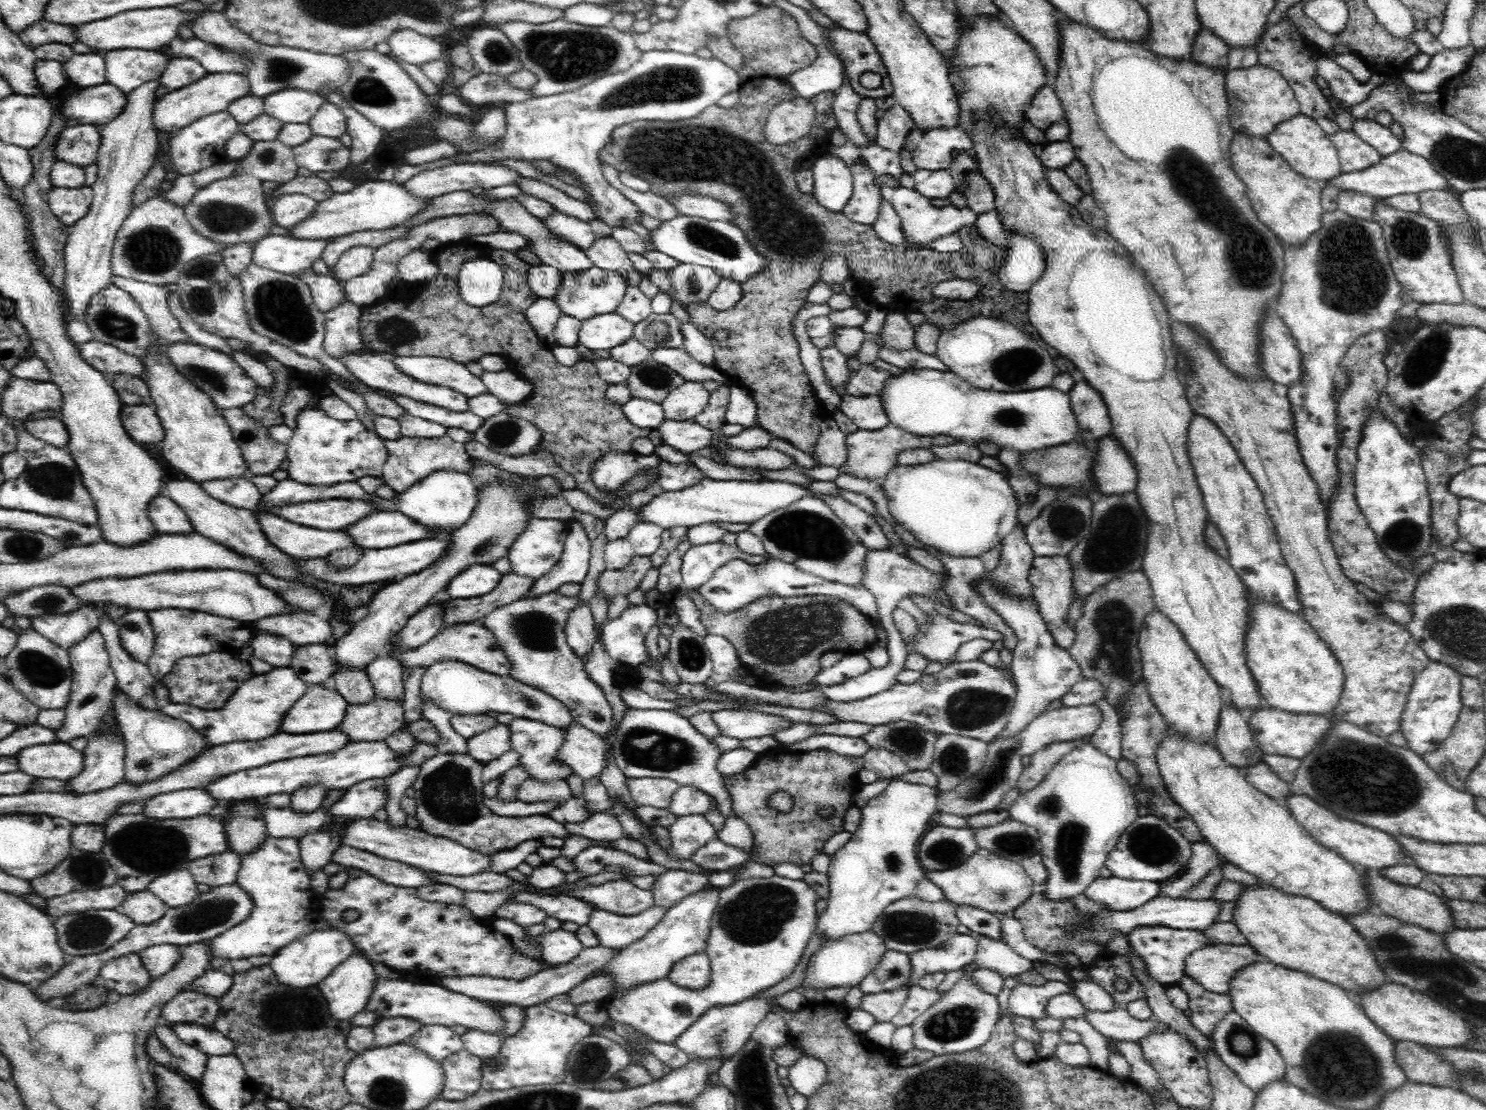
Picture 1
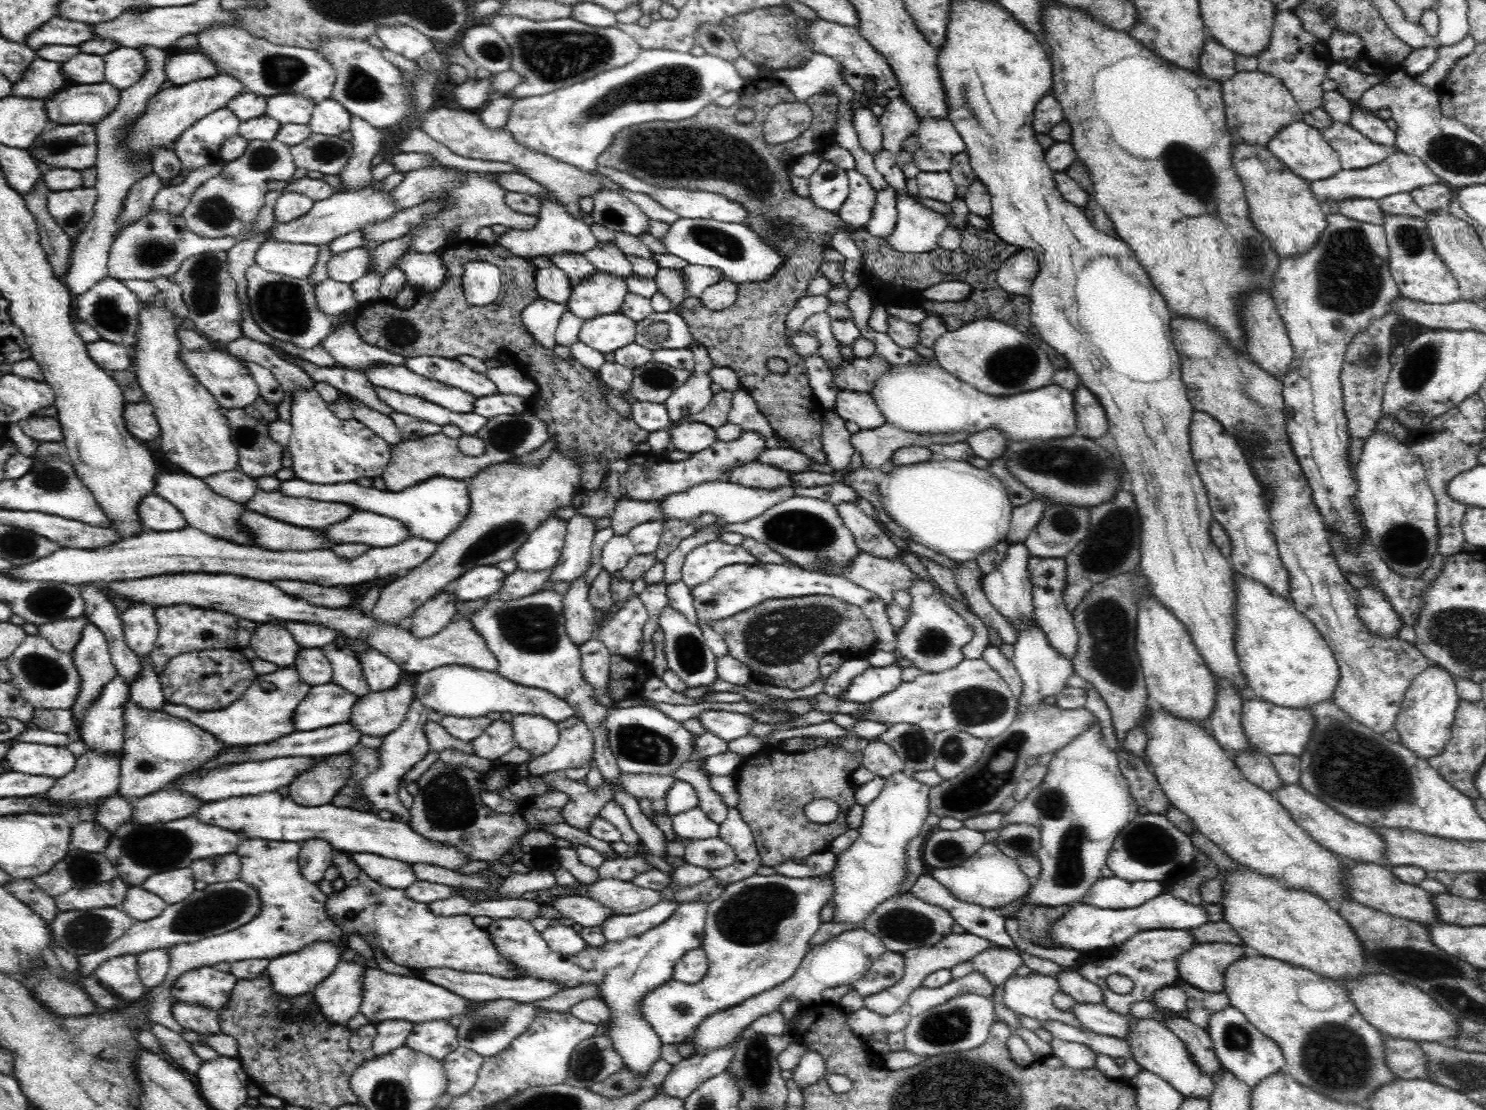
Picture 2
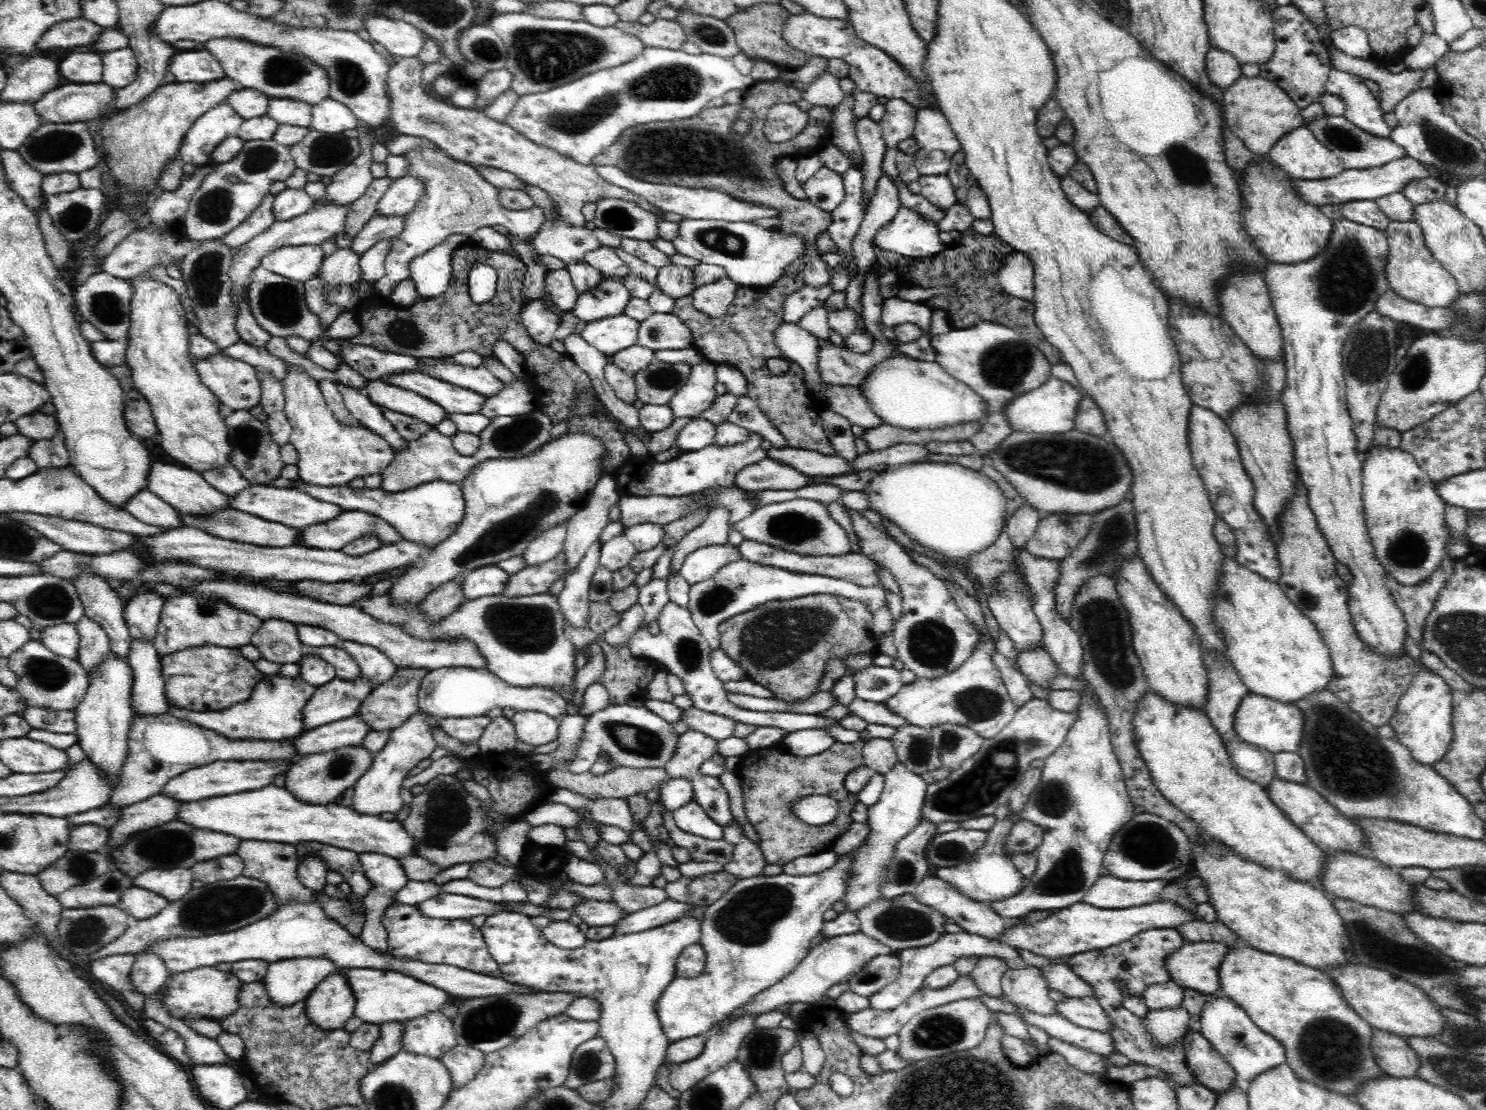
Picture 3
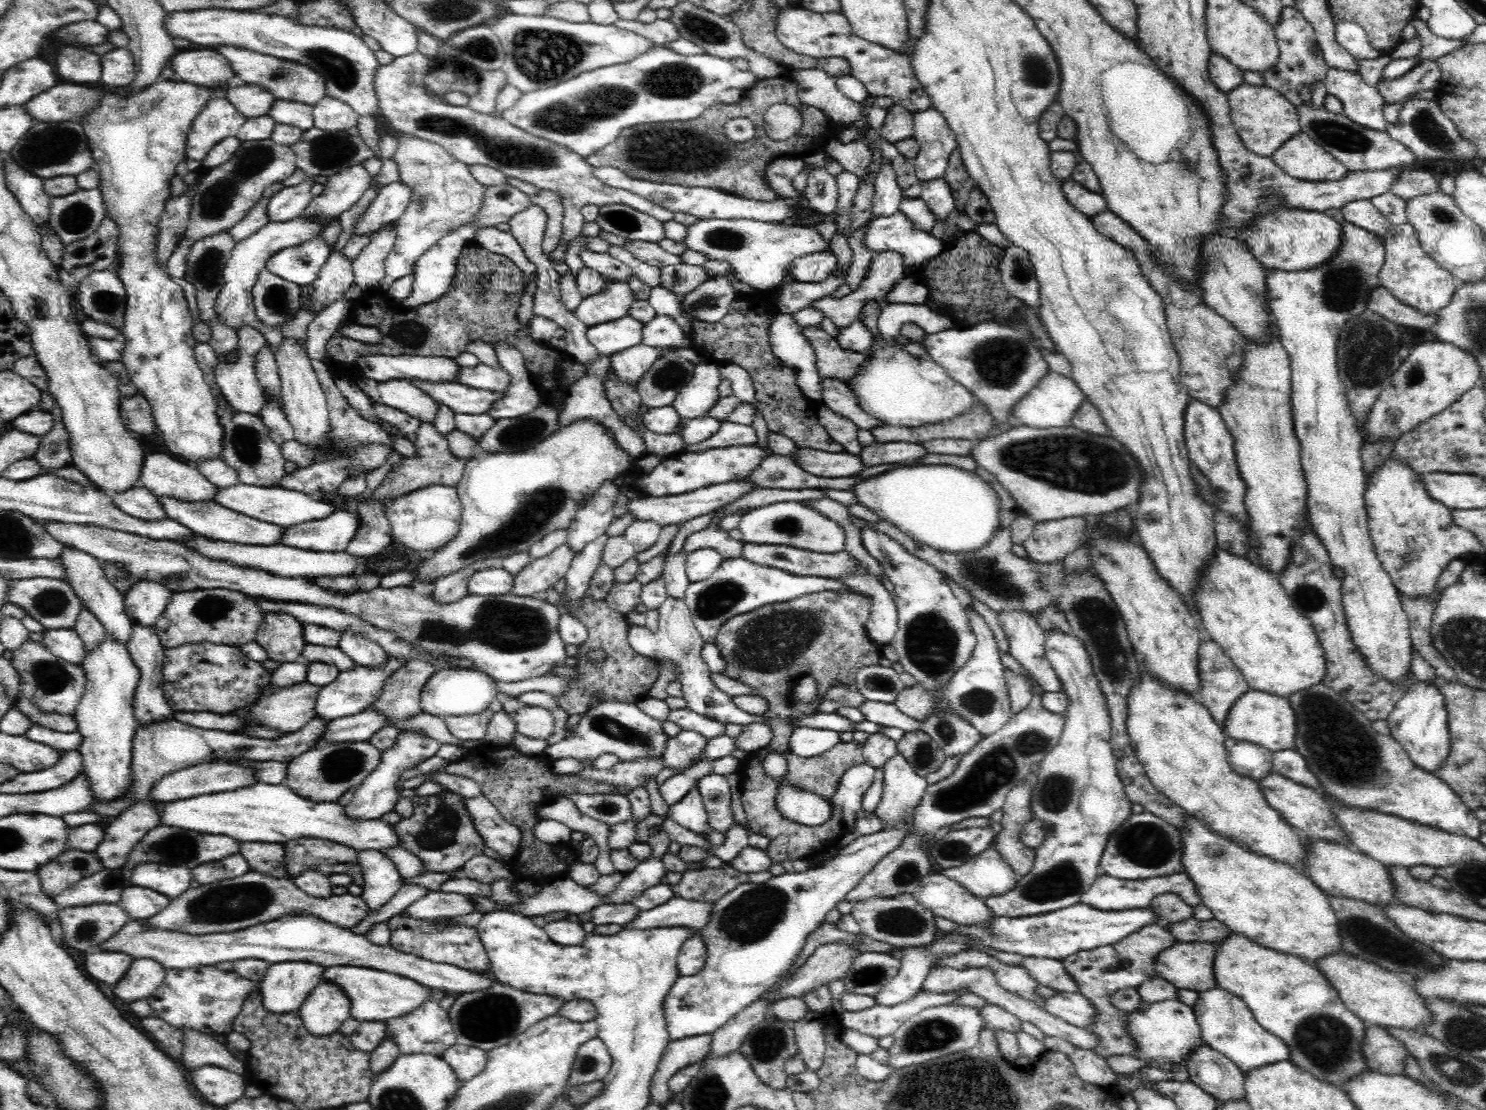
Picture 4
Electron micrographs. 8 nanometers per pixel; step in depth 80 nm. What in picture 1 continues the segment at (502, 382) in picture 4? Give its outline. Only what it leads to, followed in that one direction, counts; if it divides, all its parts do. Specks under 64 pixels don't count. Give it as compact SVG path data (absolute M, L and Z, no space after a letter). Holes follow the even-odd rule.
M394 357L391 362L401 374L429 386L454 390L468 399L487 393L481 378L468 371L467 366L441 357Z

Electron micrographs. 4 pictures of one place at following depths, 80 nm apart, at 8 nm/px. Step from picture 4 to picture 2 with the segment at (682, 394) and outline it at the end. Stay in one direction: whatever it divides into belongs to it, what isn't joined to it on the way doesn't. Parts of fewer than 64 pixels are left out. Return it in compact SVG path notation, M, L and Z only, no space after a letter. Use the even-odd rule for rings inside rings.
M694 338L689 345L689 350L696 364L696 374L689 376L688 381L670 393L668 399L663 403L672 423L678 423L698 414L708 406L713 398L711 381L708 377L710 368L714 367L710 353L706 346Z

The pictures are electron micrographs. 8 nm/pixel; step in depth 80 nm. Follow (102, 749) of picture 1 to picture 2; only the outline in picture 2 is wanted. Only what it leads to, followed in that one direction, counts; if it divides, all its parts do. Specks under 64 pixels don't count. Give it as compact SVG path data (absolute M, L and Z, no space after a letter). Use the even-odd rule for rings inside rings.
M87 748L76 761L76 766L66 776L56 779L52 788L47 792L47 798L61 806L80 806L87 802L107 799L114 795L121 780L121 755L120 752L98 752L93 748Z

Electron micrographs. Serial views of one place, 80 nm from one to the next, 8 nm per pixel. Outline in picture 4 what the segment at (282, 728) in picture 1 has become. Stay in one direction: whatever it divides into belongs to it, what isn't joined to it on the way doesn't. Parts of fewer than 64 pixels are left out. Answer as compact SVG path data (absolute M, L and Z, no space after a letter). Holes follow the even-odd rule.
M387 657L387 661L381 669L368 669L356 665L349 671L339 672L338 676L330 684L320 686L320 690L316 694L316 702L314 702L314 712L312 712L314 713L314 719L322 719L328 722L364 711L366 706L372 700L376 700L376 696L380 694L380 690L384 686L384 680L402 665L402 661L398 661L394 657Z

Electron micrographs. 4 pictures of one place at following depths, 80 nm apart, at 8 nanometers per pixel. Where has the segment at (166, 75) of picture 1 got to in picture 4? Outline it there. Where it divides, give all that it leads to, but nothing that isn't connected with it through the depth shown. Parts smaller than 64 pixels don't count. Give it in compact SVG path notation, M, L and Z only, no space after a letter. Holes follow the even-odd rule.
M214 48L179 50L171 58L176 80L216 88L235 83L234 71L228 61Z

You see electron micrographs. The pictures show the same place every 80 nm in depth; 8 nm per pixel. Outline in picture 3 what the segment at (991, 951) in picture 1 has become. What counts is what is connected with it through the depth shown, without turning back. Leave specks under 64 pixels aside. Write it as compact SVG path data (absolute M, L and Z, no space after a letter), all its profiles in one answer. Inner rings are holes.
M982 956L977 958L973 971L969 974L982 990L983 994L1004 999L1002 990L1002 978L1010 965L1006 958Z

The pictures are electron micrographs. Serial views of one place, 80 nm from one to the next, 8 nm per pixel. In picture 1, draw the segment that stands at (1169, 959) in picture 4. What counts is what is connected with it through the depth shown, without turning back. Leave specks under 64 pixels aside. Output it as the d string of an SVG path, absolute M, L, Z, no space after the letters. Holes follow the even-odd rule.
M1212 944L1207 947L1188 958L1185 974L1216 994L1229 994L1231 980L1238 971L1265 961L1250 945Z

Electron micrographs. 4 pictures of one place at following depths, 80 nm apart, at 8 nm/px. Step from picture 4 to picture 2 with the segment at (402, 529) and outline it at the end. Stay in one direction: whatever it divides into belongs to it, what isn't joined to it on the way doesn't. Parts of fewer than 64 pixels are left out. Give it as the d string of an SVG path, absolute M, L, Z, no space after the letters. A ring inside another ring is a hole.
M436 476L424 483L406 488L401 492L383 492L376 488L364 488L357 483L339 484L310 484L296 478L282 481L276 490L279 494L292 498L305 498L320 502L340 502L351 504L357 510L375 512L382 516L389 516L402 520L408 525L414 536L424 540L441 543L452 531L459 527L470 508L470 491L468 480Z

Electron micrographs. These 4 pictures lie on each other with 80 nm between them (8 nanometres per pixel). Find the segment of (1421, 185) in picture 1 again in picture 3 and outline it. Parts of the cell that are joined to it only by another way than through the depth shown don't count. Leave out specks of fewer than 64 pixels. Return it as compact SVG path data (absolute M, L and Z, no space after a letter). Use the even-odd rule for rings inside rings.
M1400 156L1396 160L1388 161L1388 164L1382 164L1378 167L1364 168L1364 170L1344 169L1332 178L1322 180L1297 179L1293 184L1304 200L1320 207L1324 204L1341 205L1354 200L1376 200L1383 196L1390 196L1395 192L1402 192L1408 183L1428 177L1431 177L1430 172L1424 167L1424 164L1413 158Z

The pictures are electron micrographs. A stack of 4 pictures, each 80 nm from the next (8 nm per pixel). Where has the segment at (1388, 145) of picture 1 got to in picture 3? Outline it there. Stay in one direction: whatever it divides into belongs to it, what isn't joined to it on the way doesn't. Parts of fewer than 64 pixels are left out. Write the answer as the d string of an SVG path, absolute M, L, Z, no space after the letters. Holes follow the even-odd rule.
M1333 68L1329 72L1325 92L1339 96L1345 102L1345 117L1354 126L1381 140L1391 139L1393 128L1384 121L1378 99L1358 77Z

